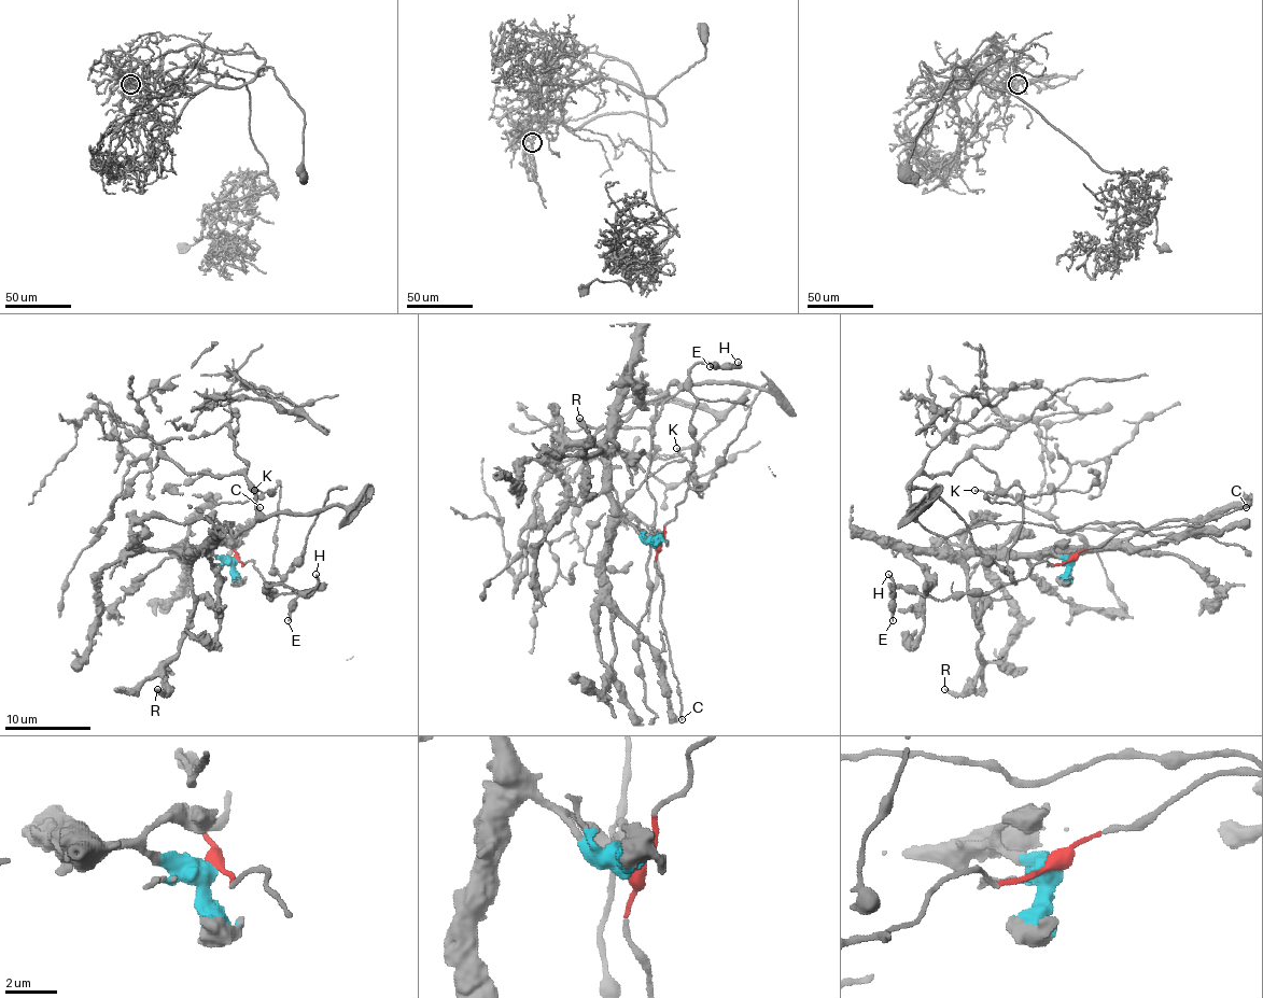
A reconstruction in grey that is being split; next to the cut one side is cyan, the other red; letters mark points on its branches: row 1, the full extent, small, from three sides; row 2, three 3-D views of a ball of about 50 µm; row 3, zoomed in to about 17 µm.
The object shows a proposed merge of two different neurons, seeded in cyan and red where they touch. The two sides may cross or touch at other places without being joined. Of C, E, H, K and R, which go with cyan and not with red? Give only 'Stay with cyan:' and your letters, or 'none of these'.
Stay with cyan: R

